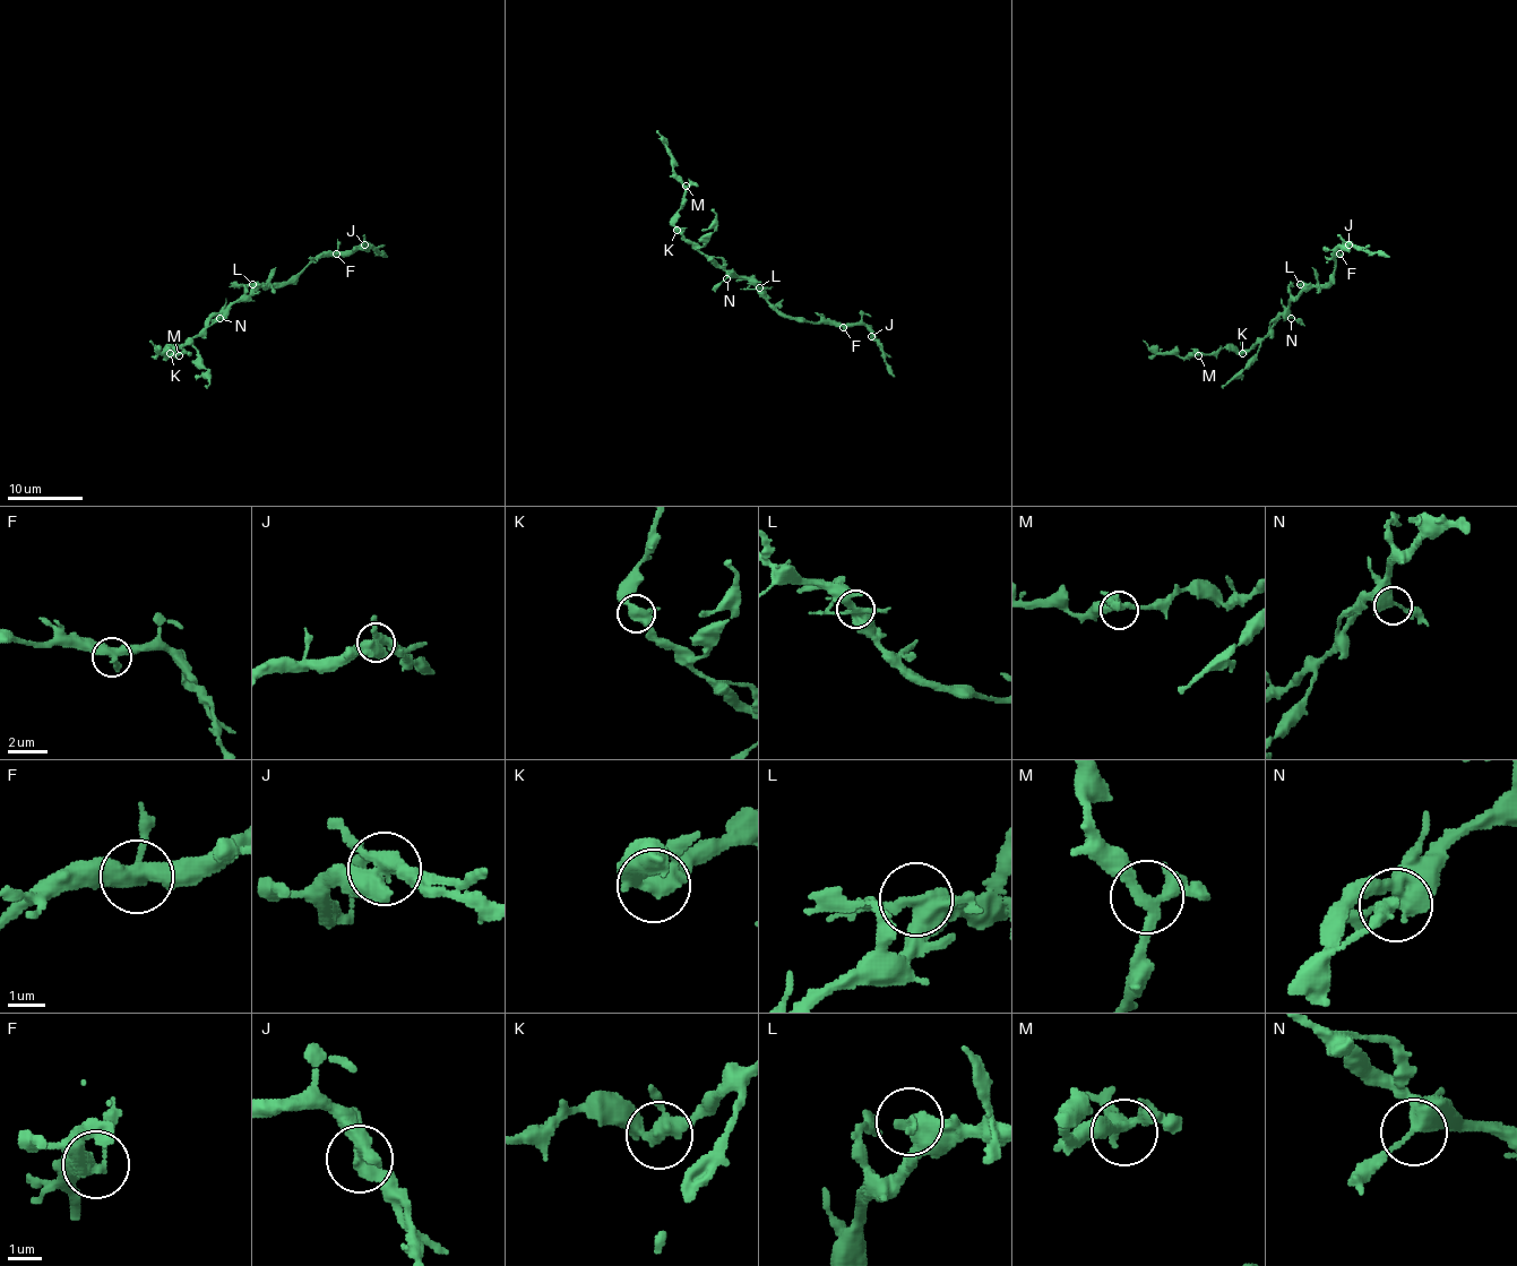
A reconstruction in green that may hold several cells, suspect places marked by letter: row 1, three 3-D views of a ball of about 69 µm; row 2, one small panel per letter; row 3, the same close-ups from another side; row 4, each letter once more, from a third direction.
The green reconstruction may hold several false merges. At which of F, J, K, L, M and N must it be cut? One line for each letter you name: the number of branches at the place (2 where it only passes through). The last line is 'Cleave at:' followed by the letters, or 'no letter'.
J: branches 3
Cleave at: J

